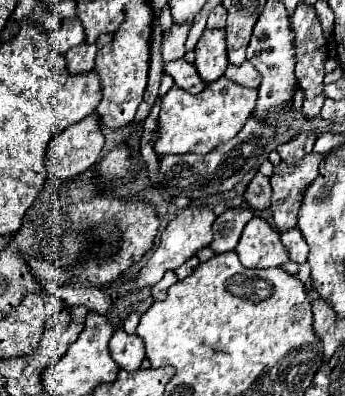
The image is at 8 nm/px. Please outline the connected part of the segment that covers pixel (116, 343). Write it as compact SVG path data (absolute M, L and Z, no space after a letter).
M121 328L111 338L111 356L123 370L137 370L145 360L145 344L137 334L127 334Z

